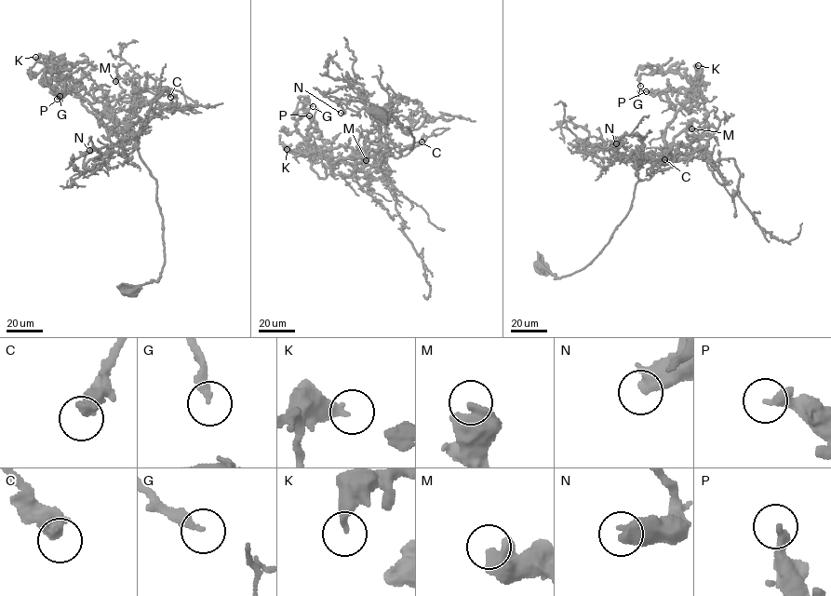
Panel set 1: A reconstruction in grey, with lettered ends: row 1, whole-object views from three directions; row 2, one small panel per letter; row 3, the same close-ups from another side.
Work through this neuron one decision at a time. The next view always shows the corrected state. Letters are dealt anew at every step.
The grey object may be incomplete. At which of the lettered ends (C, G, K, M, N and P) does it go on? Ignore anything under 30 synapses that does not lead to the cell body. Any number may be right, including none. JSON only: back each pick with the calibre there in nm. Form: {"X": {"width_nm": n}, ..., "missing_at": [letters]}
{"missing_at": []}

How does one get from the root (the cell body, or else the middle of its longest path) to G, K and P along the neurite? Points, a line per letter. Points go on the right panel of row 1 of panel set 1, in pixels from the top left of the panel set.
G: (538, 264), (556, 277), (583, 269), (636, 183), (671, 166), (664, 129), (696, 92), (656, 70), (640, 86)
K: (538, 264), (556, 277), (583, 269), (631, 209), (636, 183), (669, 168), (664, 129), (697, 91), (698, 65)
P: (538, 264), (556, 277), (583, 269), (636, 183), (671, 166), (664, 131), (676, 109), (646, 91)

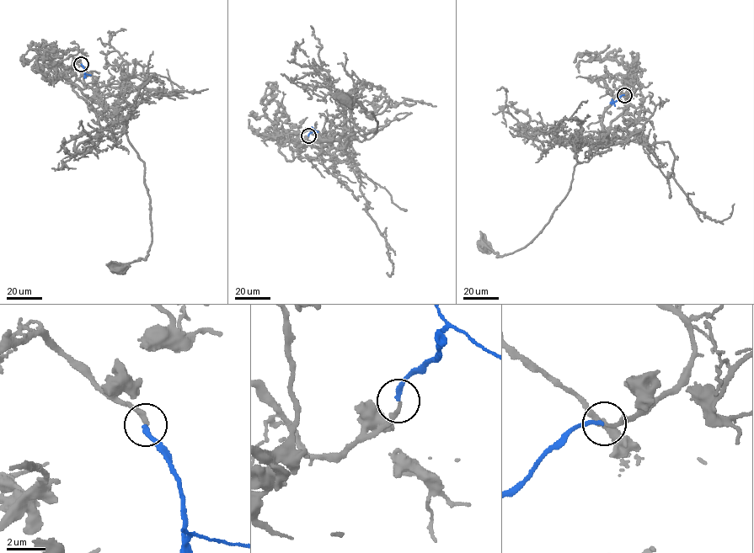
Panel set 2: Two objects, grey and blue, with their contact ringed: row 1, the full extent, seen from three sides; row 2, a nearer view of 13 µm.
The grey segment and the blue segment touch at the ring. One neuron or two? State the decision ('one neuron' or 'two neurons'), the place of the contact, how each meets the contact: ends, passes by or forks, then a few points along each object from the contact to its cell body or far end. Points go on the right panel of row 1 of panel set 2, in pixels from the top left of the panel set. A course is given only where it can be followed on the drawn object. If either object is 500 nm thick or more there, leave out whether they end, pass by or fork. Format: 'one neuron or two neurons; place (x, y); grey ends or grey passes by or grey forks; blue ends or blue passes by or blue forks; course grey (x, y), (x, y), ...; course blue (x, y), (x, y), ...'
one neuron; place (624, 95); grey ends; blue ends; course grey (624, 95), (628, 82), (602, 119), (608, 148), (577, 164), (537, 236), (502, 256), (481, 243); course blue (624, 95), (613, 102), (615, 106)

